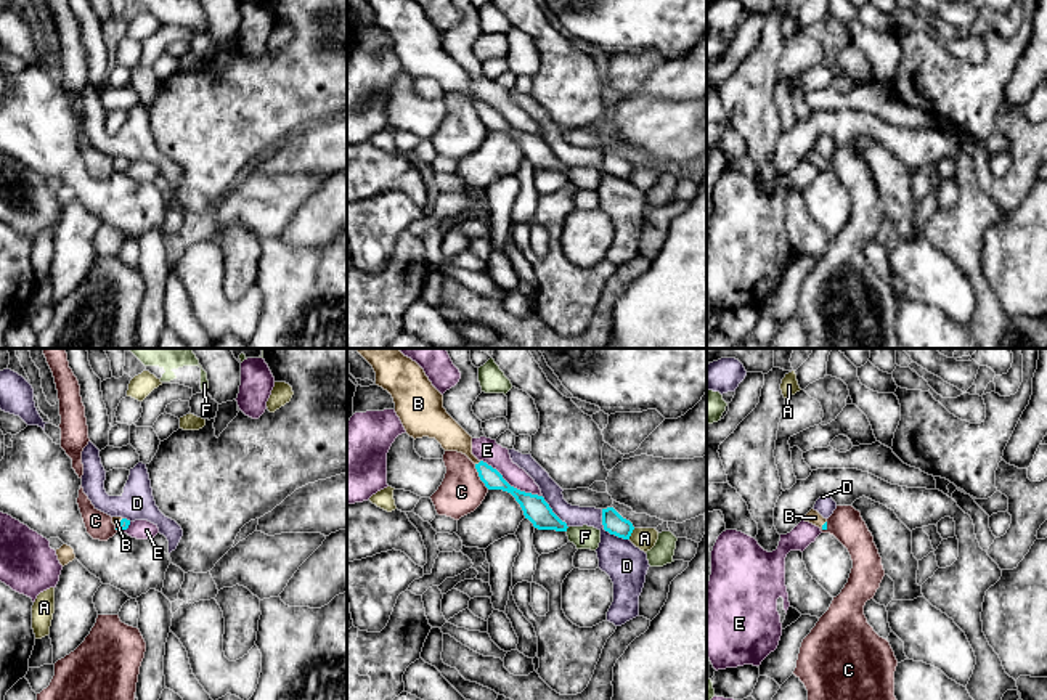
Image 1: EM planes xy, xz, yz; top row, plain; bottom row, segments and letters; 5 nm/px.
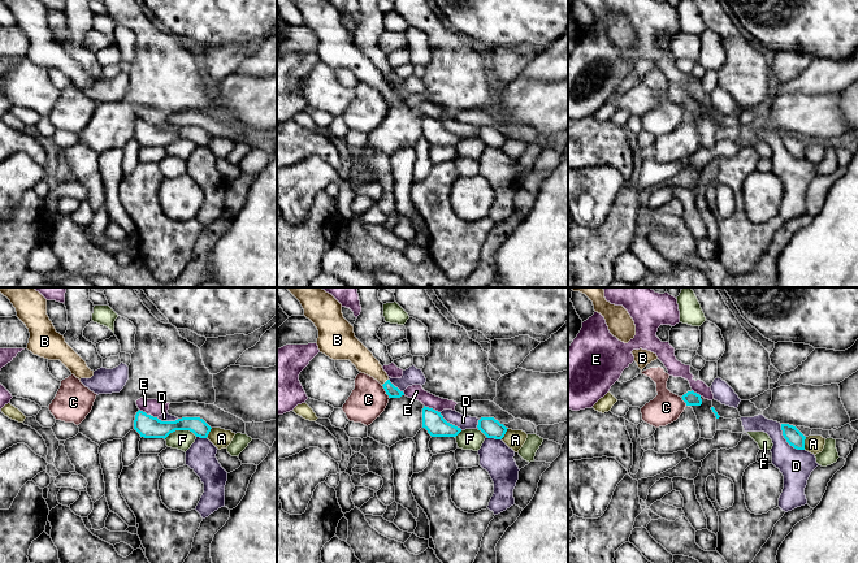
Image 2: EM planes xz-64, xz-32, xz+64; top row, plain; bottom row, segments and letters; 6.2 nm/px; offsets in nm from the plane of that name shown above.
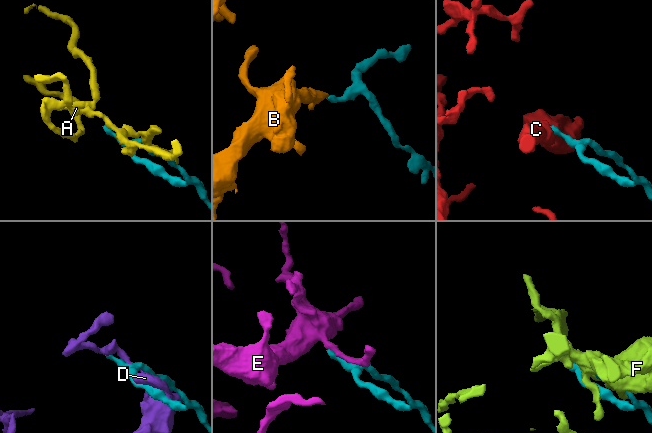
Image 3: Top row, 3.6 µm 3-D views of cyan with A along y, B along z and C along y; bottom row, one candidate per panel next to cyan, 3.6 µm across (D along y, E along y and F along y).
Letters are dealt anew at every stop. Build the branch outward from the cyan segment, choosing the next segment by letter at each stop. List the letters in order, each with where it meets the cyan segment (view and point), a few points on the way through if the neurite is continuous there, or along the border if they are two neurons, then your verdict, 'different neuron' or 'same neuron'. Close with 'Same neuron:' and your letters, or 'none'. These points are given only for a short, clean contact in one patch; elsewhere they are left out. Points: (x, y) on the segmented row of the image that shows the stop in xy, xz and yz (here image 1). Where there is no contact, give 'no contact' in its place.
A: xz (631, 532) | different neuron
B: xz (479, 463) | across xz (493, 480), (479, 463), (452, 437) | same neuron
C: xz (479, 476) | along xz (474, 464), (479, 479), (488, 488) | different neuron
D: xz (607, 530) | different neuron
E: xz (509, 485) | different neuron
F: xz (567, 527) | different neuron
Same neuron: B

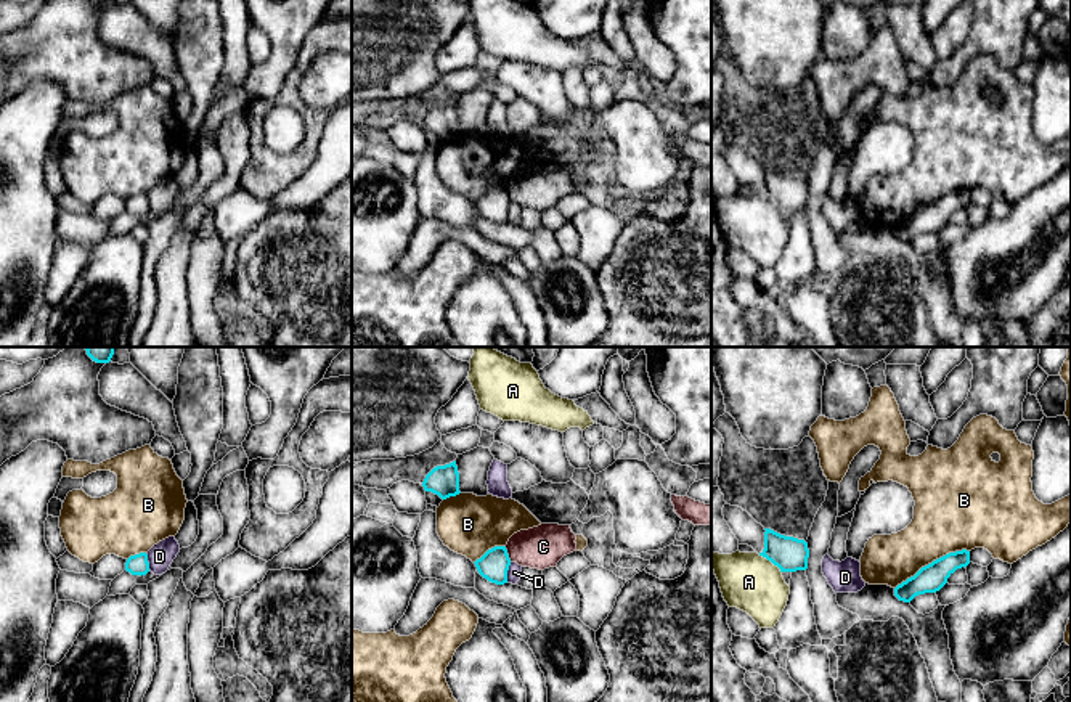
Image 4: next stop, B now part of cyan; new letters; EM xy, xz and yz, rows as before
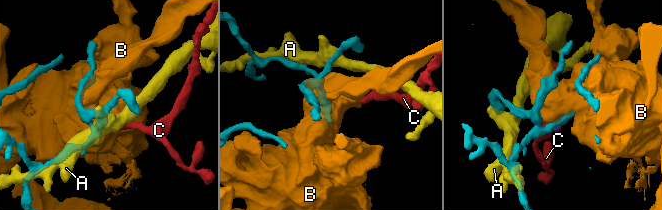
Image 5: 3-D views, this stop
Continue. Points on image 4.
A: yz (771, 561) | different neuron
B: yz (933, 561) | different neuron
C: xz (508, 555) | along xz (504, 546), (511, 561) | different neuron
D: xz (506, 572) | different neuron
Same neuron: none

